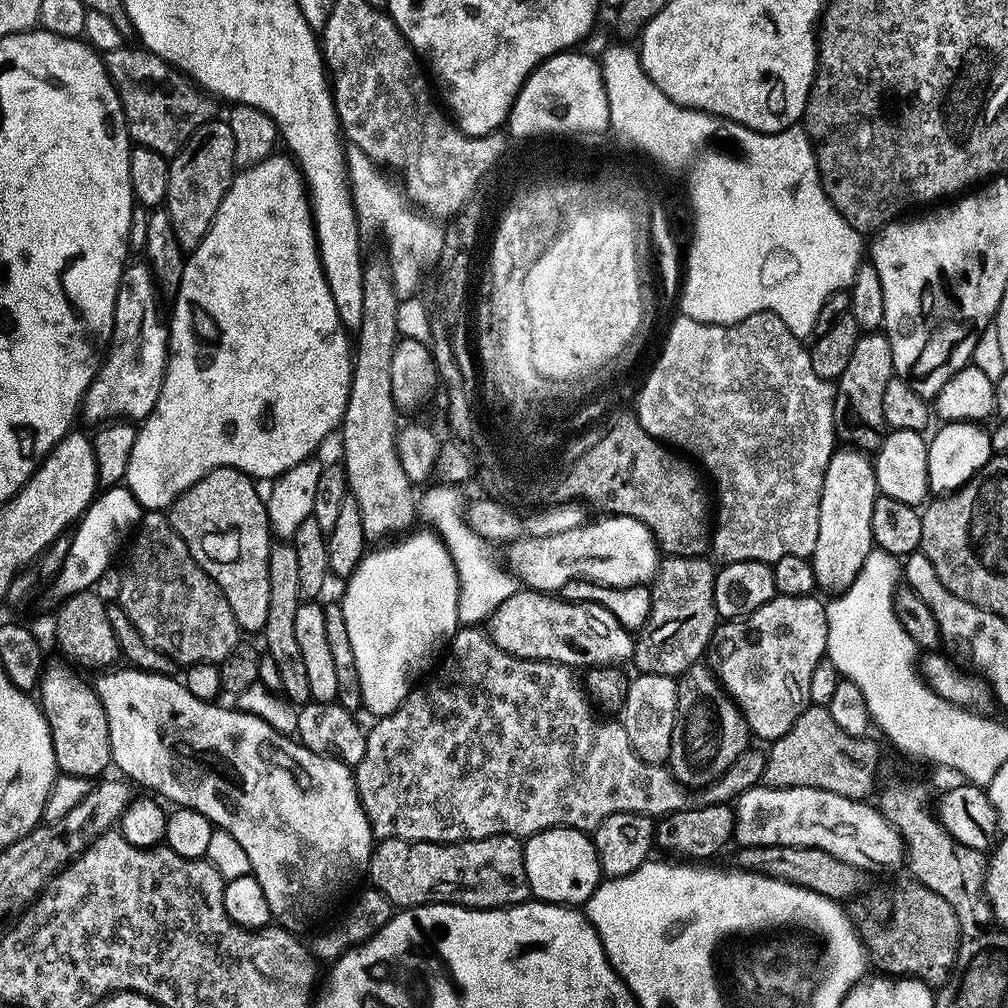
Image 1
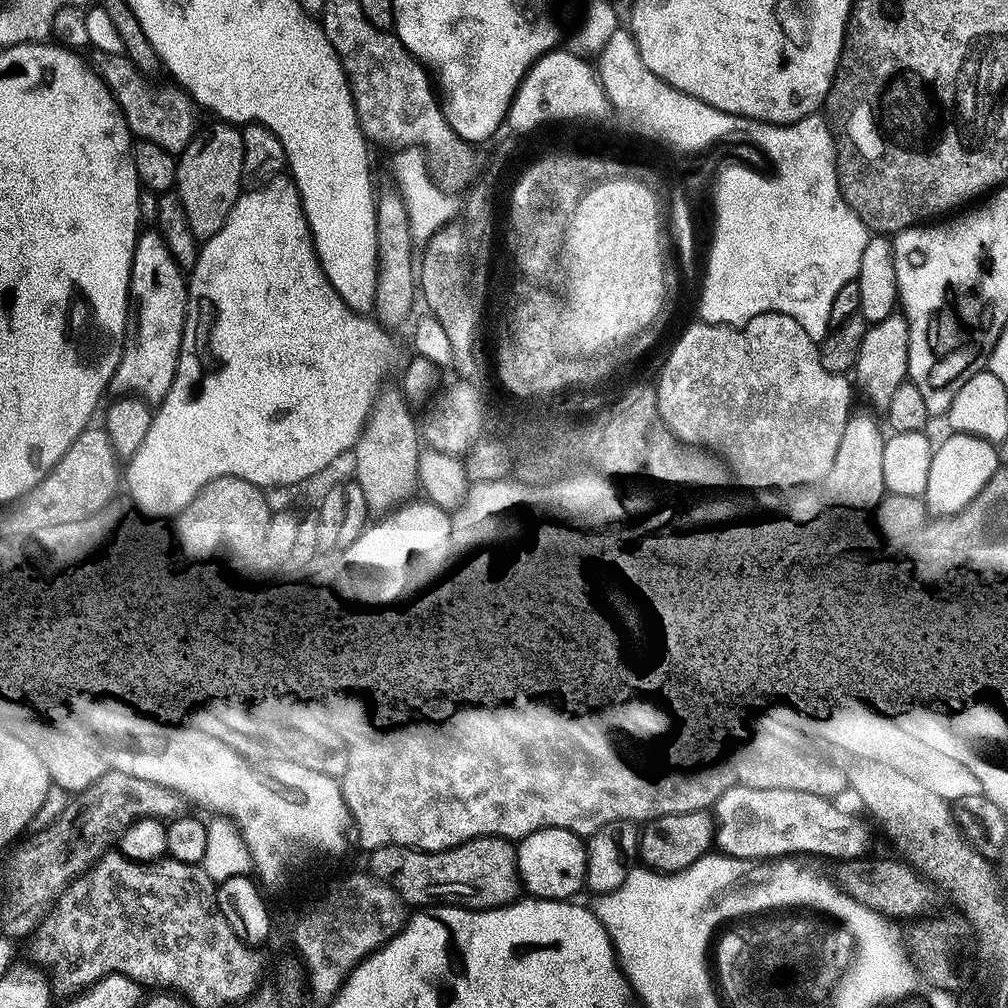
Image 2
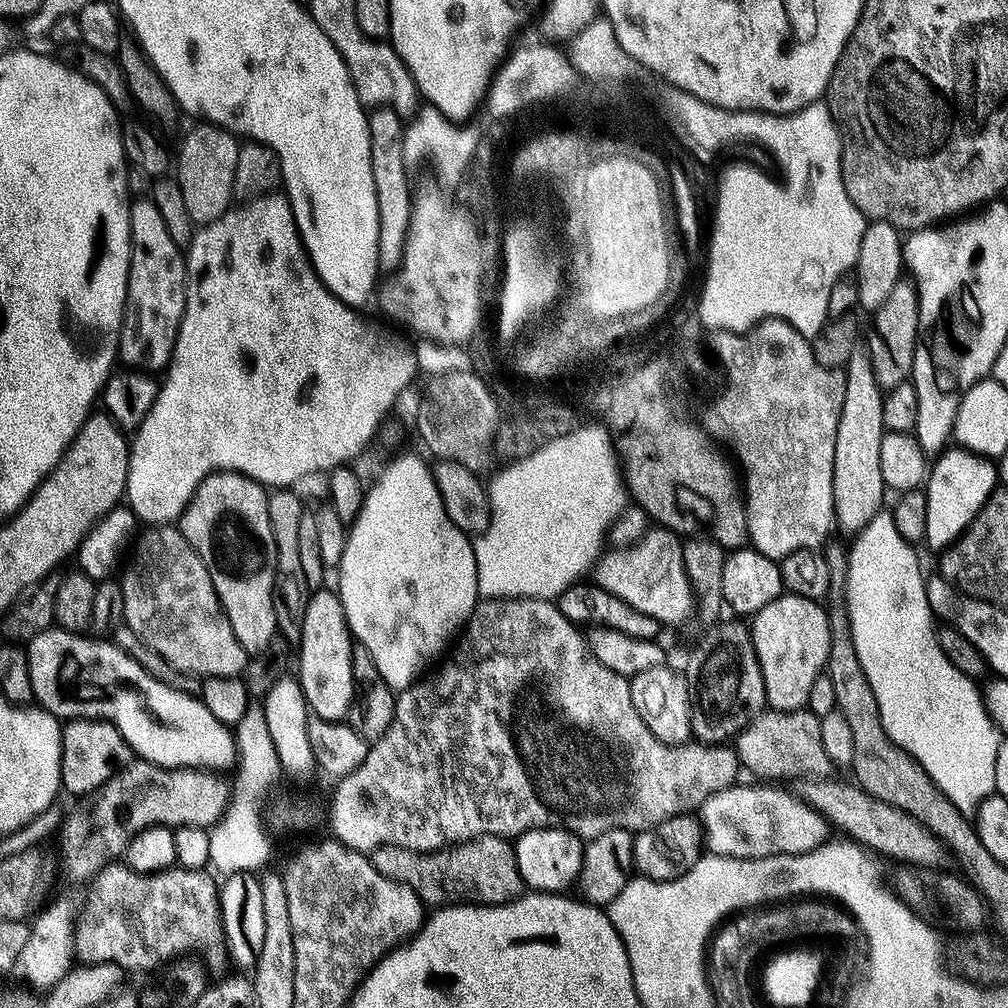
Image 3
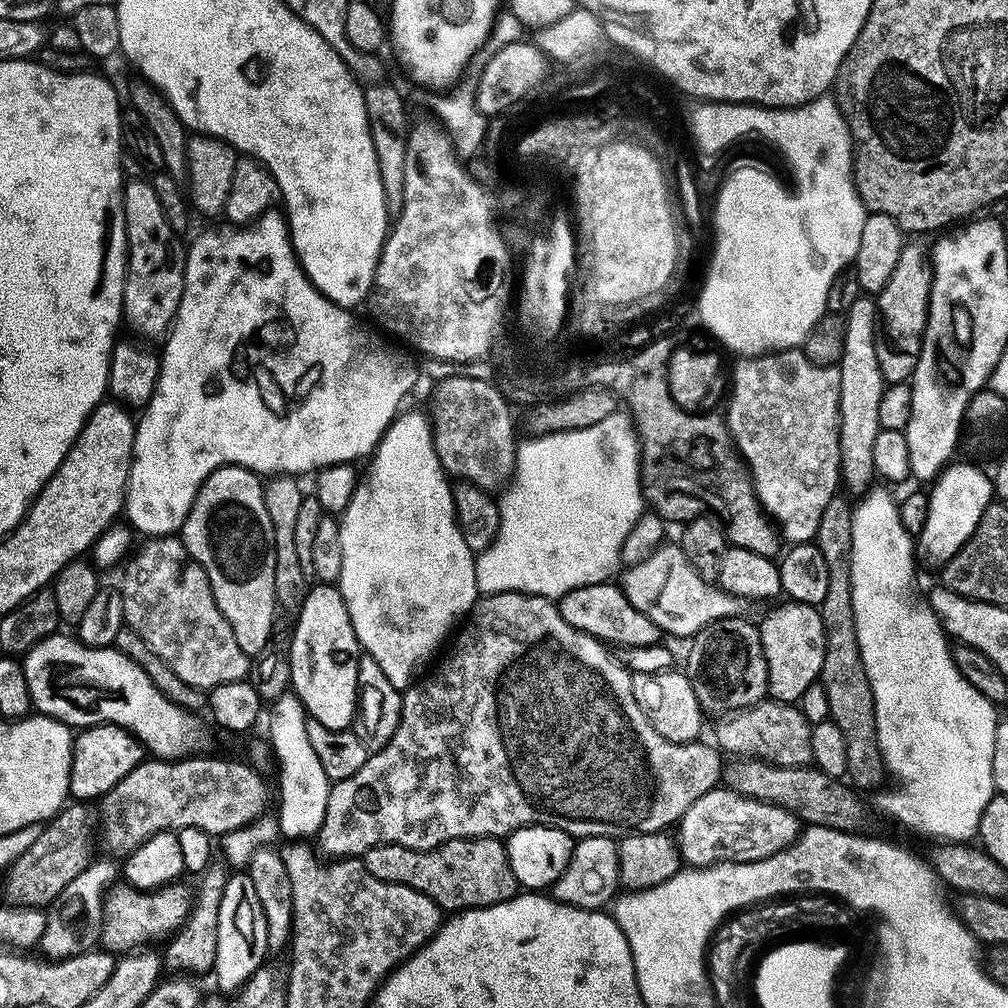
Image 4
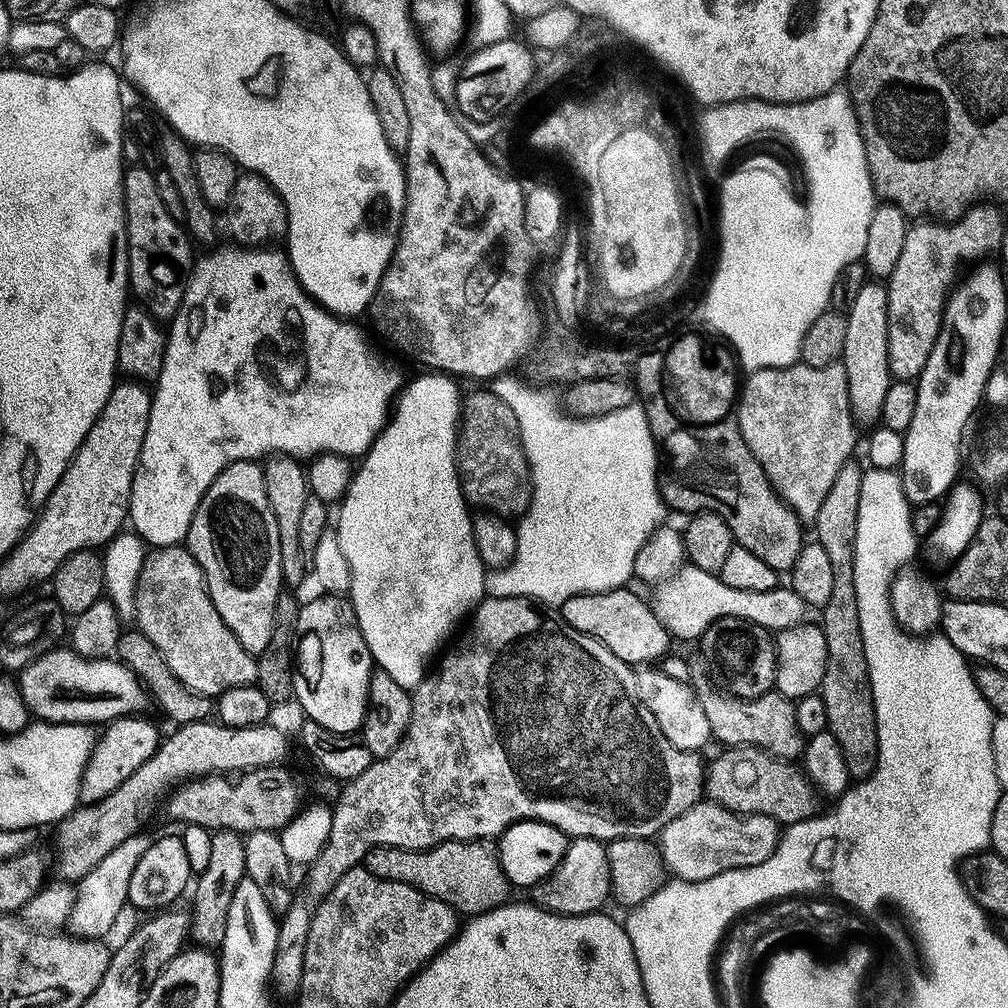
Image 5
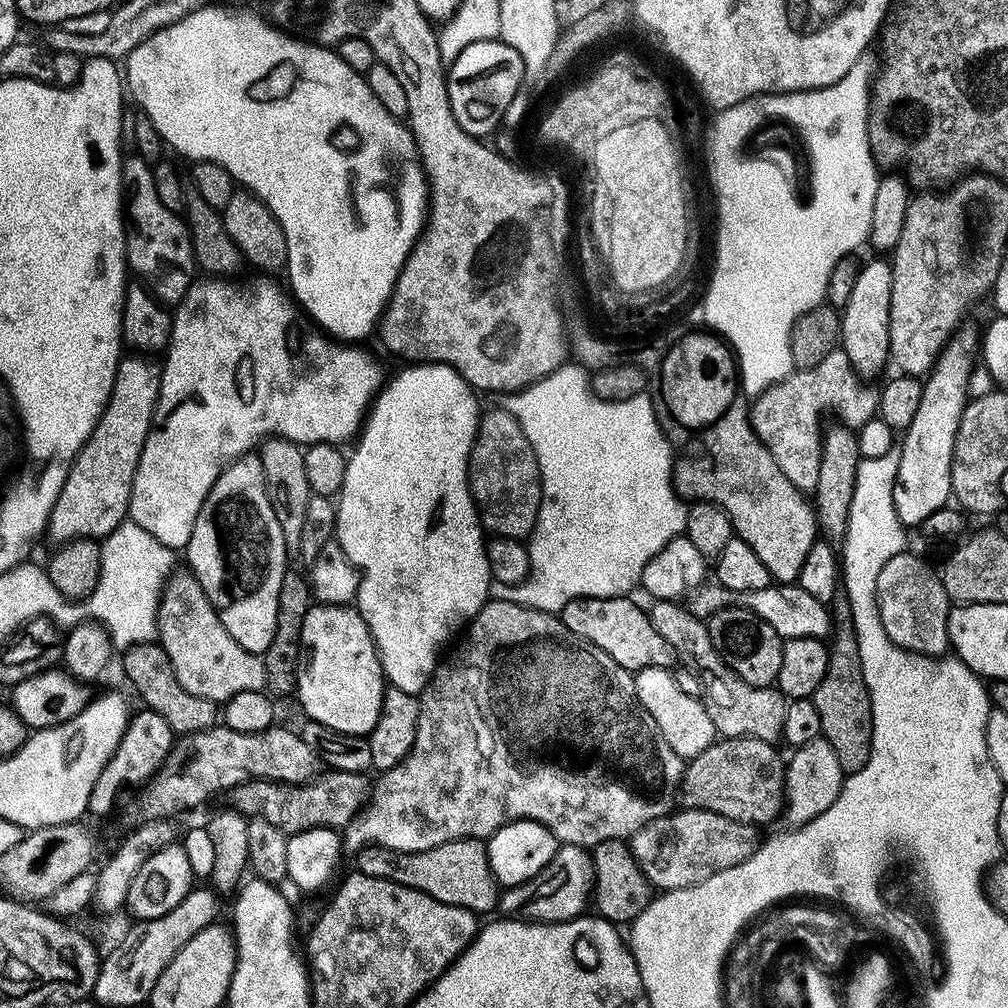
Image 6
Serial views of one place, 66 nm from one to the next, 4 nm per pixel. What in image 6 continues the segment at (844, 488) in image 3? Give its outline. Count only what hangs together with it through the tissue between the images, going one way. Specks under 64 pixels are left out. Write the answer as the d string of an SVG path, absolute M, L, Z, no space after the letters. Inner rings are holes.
M887 259L872 260L856 276L848 301L840 312L840 344L850 358L854 370L869 378L885 363L889 363L890 346L890 286L892 265Z

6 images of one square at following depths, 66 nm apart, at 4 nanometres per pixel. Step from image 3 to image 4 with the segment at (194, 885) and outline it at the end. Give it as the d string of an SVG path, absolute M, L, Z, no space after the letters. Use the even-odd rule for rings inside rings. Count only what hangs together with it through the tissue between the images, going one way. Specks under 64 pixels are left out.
M127 882L113 884L104 898L104 919L100 922L99 943L113 954L127 954L151 945L151 940L163 941L179 932L194 903L193 893L189 889L187 892L182 885L177 882L165 888L156 888L153 892L140 892Z

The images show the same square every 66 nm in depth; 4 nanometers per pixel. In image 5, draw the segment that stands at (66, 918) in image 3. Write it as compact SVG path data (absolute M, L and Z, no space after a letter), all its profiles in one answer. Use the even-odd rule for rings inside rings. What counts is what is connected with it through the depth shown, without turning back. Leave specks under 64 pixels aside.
M137 834L126 838L122 846L114 846L90 874L86 874L75 885L76 897L74 906L68 915L67 931L76 938L104 938L107 932L116 924L120 911L128 904L128 891L130 890L130 874L134 874L134 866L138 866L138 858L146 854L152 845L153 837Z

